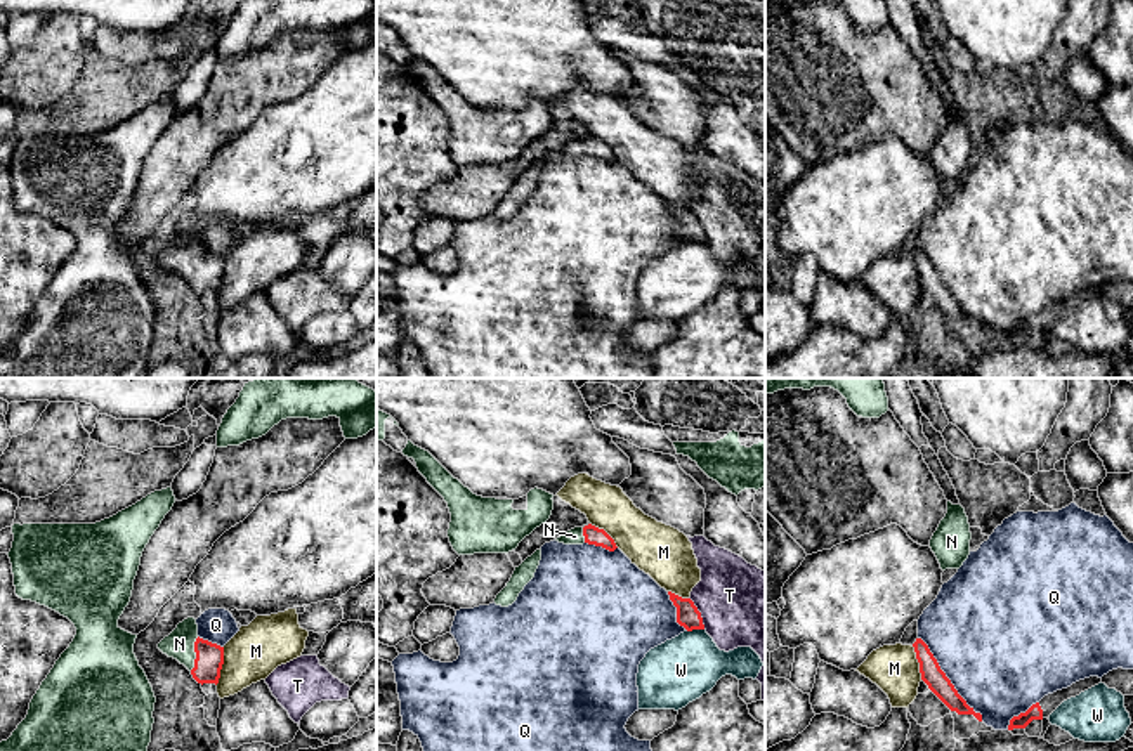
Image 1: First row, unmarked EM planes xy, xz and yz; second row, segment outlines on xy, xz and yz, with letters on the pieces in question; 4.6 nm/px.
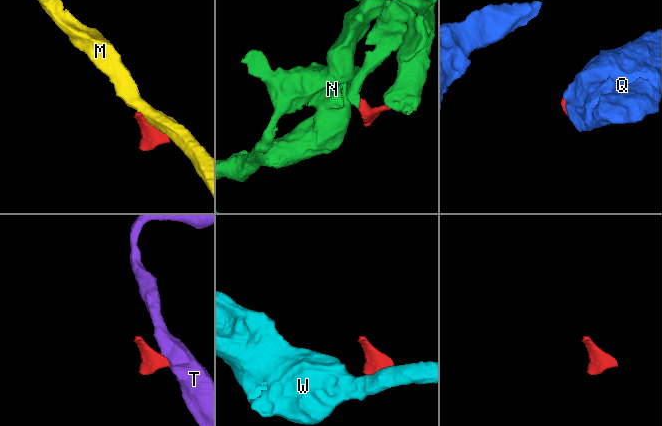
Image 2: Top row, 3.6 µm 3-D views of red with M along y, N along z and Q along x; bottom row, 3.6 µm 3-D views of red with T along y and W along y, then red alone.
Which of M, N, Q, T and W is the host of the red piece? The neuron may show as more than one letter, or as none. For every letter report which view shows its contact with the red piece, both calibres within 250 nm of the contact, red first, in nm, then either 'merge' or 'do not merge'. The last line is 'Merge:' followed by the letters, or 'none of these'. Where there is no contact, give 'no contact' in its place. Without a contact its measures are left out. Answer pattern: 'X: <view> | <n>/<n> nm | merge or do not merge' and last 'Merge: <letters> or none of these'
M: xy | 130/240 nm | do not merge
N: xy | 130/140 nm | merge
Q: yz | 100/500 nm | do not merge
T: xz | 110/380 nm | do not merge
W: xz | 110/300 nm | do not merge
Merge: N

